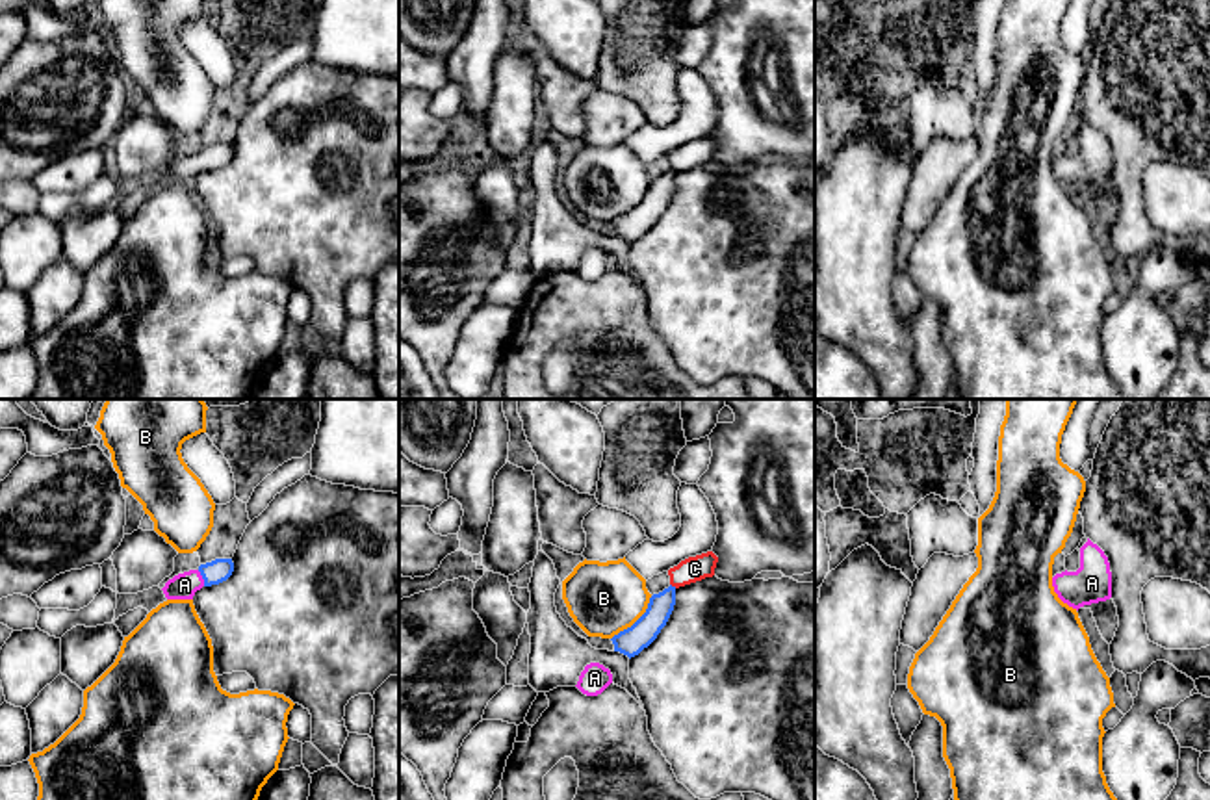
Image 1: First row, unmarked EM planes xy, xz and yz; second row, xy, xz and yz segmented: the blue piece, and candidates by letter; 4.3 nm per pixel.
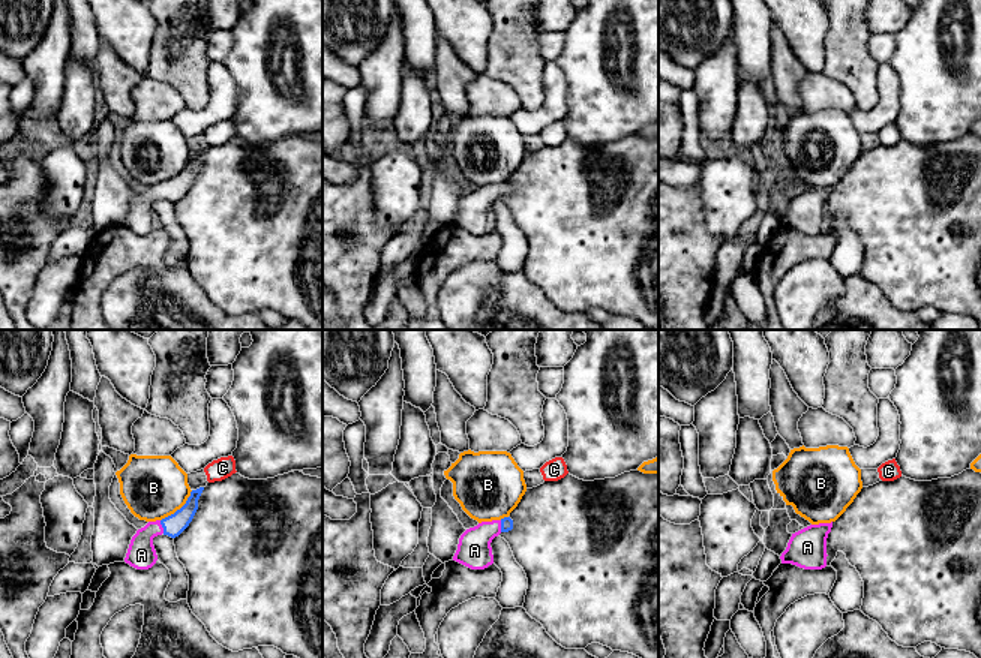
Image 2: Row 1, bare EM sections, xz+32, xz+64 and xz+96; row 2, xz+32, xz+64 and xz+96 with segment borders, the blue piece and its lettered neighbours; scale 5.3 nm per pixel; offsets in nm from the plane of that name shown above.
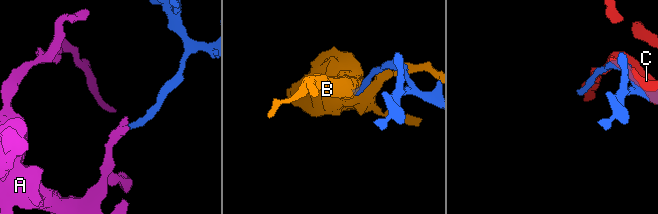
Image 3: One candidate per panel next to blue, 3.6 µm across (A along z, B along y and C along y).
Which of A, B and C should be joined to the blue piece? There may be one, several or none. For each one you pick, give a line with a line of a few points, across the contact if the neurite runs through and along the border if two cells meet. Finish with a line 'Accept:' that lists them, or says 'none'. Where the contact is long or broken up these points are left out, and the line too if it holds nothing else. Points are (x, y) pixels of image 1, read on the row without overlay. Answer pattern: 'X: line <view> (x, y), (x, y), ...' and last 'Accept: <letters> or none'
A: line xy (218, 154), (203, 162), (184, 169)
Accept: A

